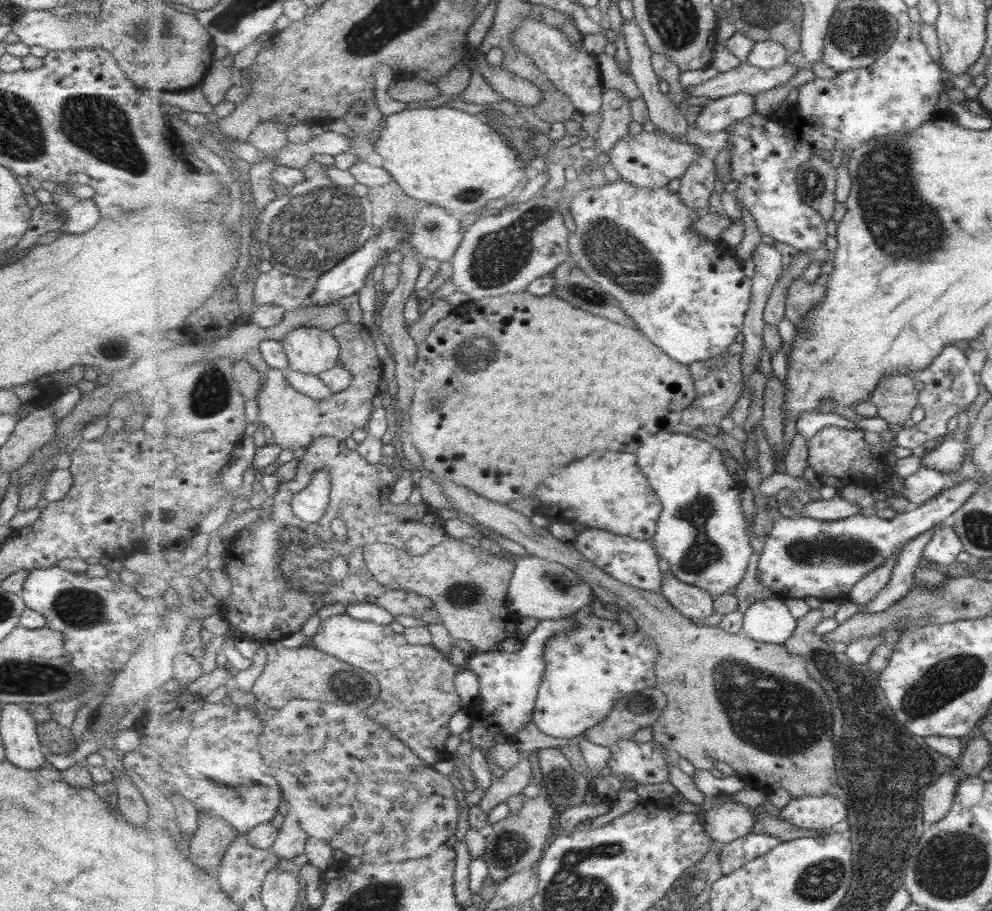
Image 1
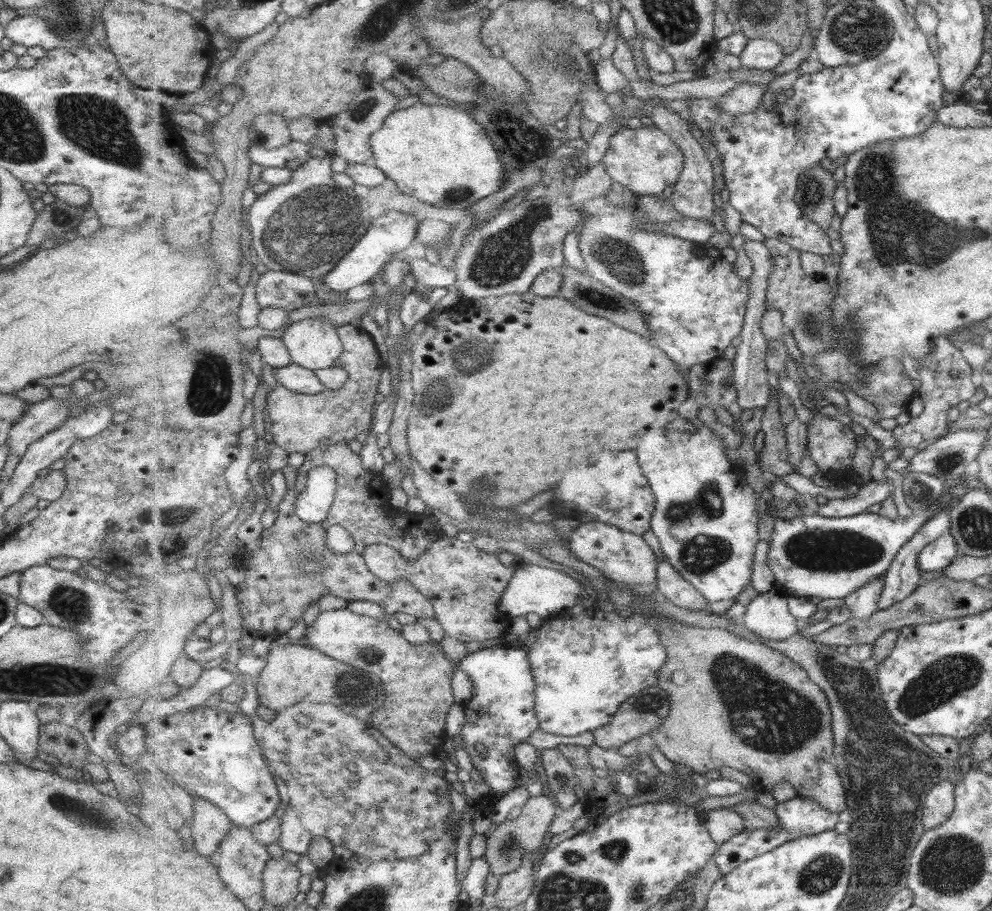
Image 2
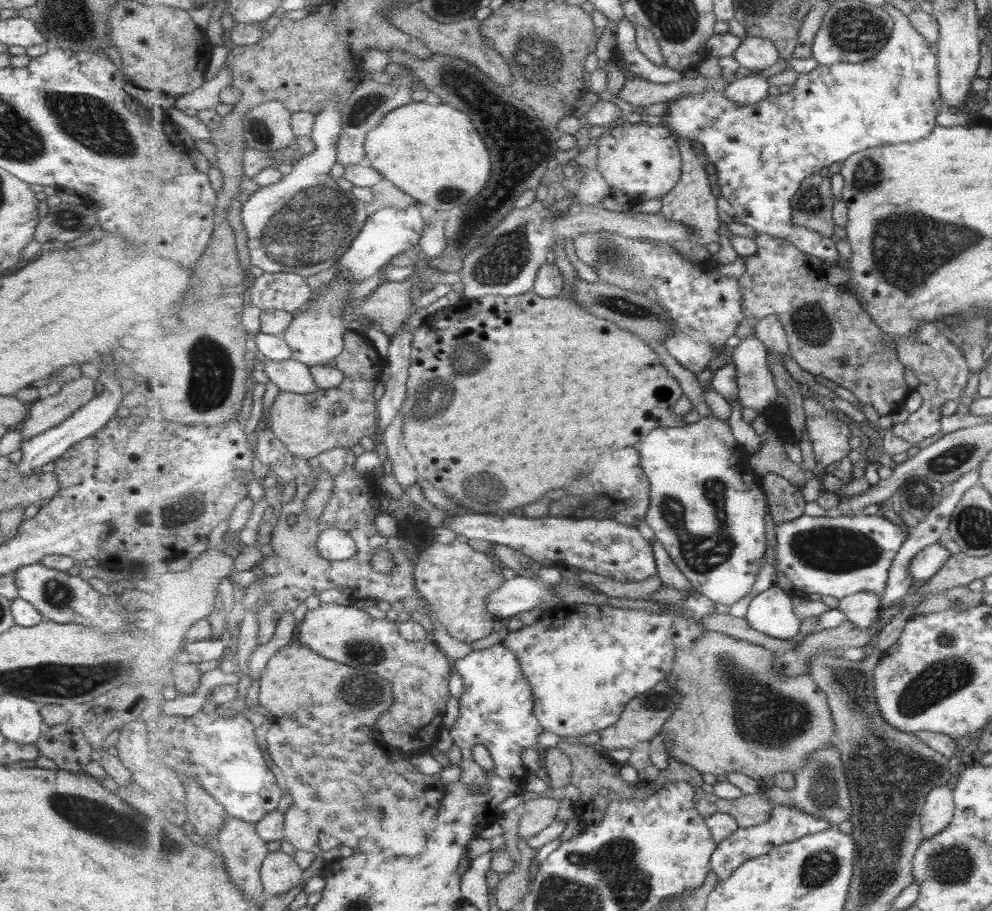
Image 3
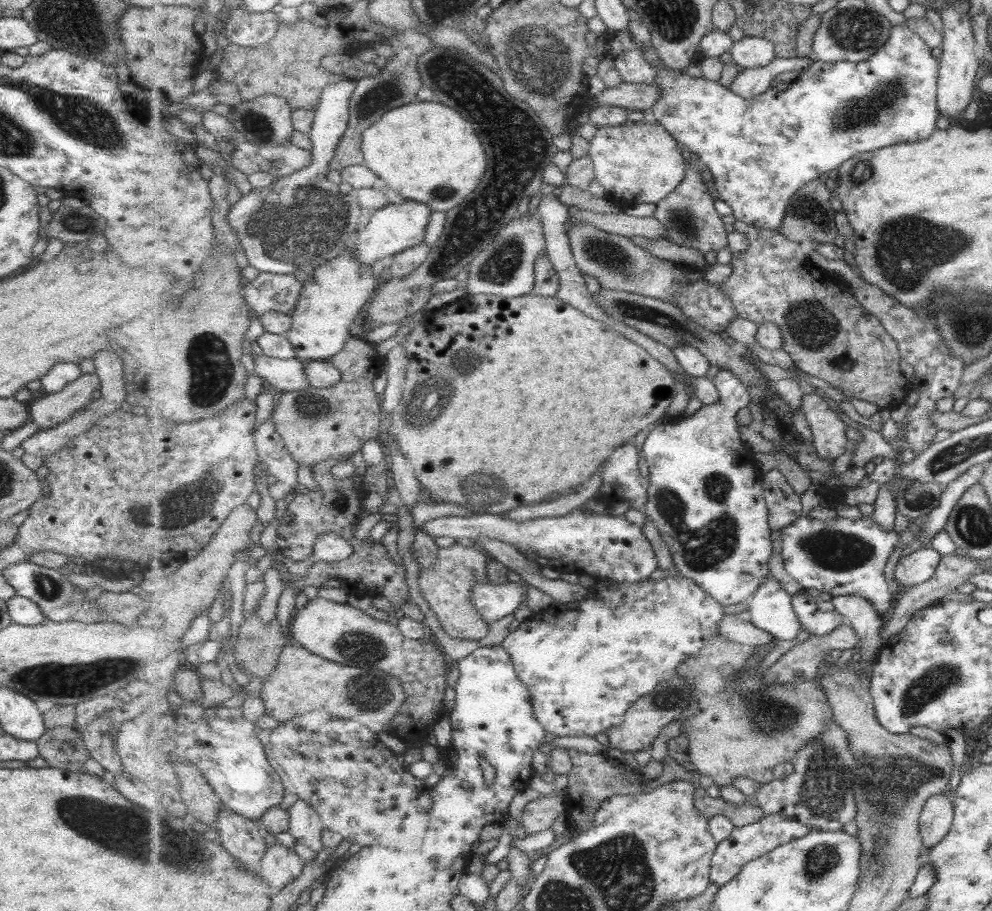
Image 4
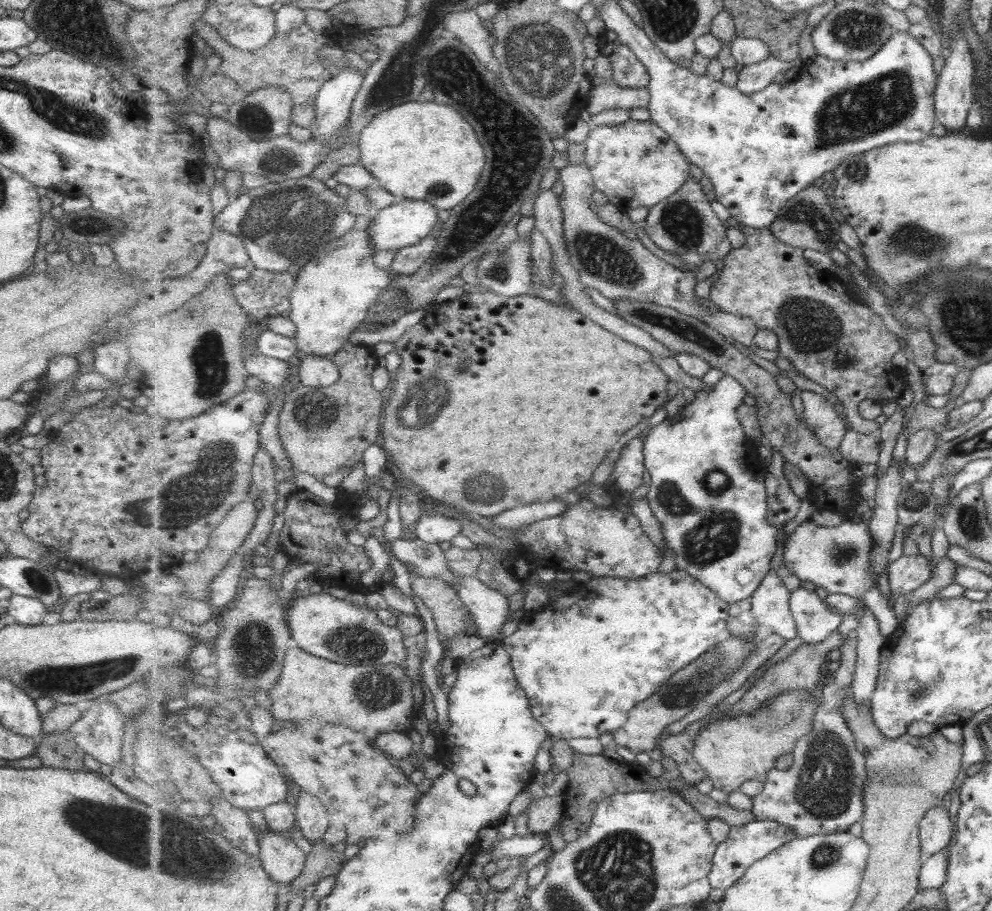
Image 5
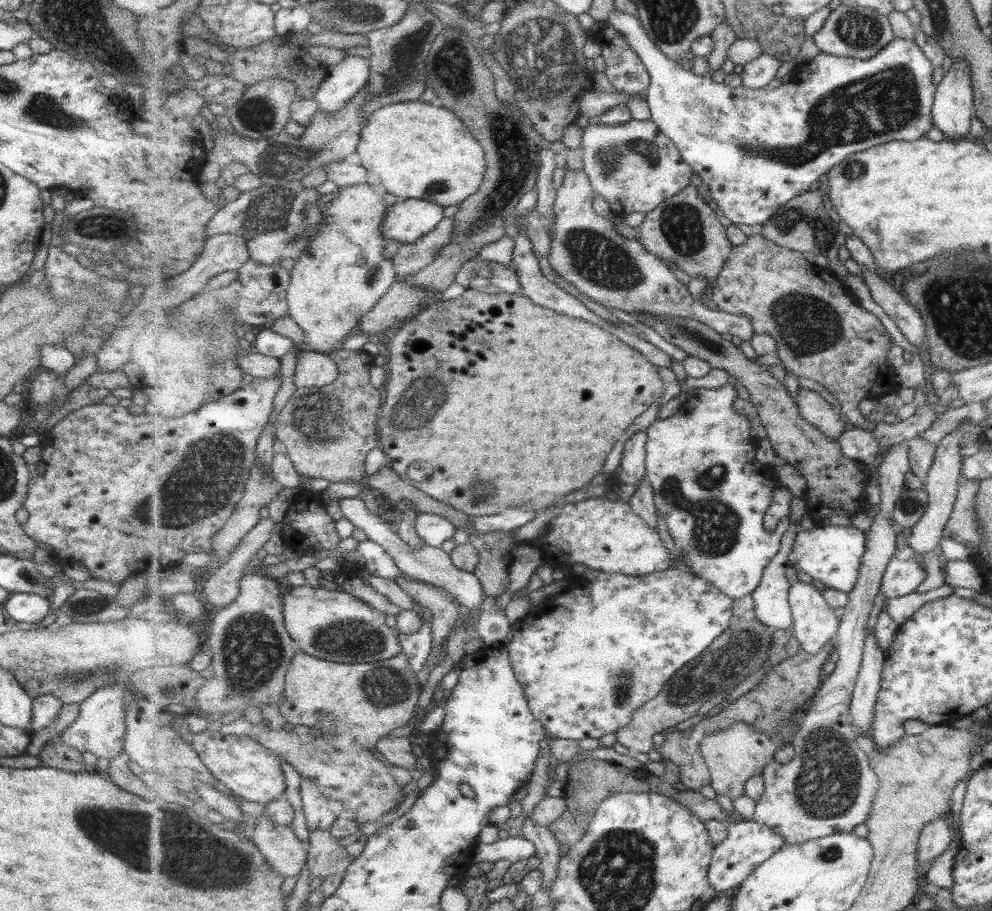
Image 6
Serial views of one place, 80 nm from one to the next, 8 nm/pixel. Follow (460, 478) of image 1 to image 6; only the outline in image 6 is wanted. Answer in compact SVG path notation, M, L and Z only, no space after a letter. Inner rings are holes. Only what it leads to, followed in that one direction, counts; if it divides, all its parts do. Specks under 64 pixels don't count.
M482 288L479 289L466 289L460 297L454 299L449 299L446 301L434 301L431 302L427 307L418 313L412 321L409 321L405 325L400 327L401 330L396 332L396 335L390 340L390 346L385 351L387 357L386 363L386 379L384 384L385 406L382 407L383 416L378 418L378 429L381 433L382 449L387 453L389 458L388 466L399 474L401 479L409 478L416 487L425 490L429 495L441 502L445 502L466 512L471 517L483 516L483 515L497 515L505 513L507 509L521 509L521 510L538 510L543 511L545 508L551 505L556 505L561 503L564 496L575 492L575 488L581 488L581 486L589 486L589 482L593 478L597 478L597 474L601 474L601 470L605 470L605 462L609 458L609 454L613 452L613 446L617 446L617 440L625 434L625 431L641 417L645 412L653 408L653 404L660 402L661 397L665 394L665 384L657 372L657 366L653 365L643 353L639 350L627 345L627 343L621 341L619 337L613 335L613 333L603 330L600 326L593 324L592 322L587 322L581 318L573 318L572 316L567 316L566 314L559 314L556 310L552 308L545 308L544 306L539 306L537 303L533 302L531 298L520 293L507 294L507 293L497 293L497 294L487 294ZM565 480L565 484L569 484L571 490L563 490L559 486L559 482Z

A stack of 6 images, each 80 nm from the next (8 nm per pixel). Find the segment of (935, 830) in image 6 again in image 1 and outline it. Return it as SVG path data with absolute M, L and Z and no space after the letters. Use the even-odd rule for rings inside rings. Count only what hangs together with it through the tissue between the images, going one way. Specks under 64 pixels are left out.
M949 774L941 776L935 784L932 784L924 796L924 821L928 825L933 825L948 813L953 802L953 792L955 790L955 782L951 780Z

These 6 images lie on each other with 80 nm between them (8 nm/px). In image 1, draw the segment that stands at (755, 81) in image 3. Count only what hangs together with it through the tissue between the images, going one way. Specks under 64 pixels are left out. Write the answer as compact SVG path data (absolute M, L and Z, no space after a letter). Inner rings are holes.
M740 92L713 99L699 113L695 120L695 128L706 133L719 132L726 130L739 119L749 118L755 112L755 98L749 93Z

